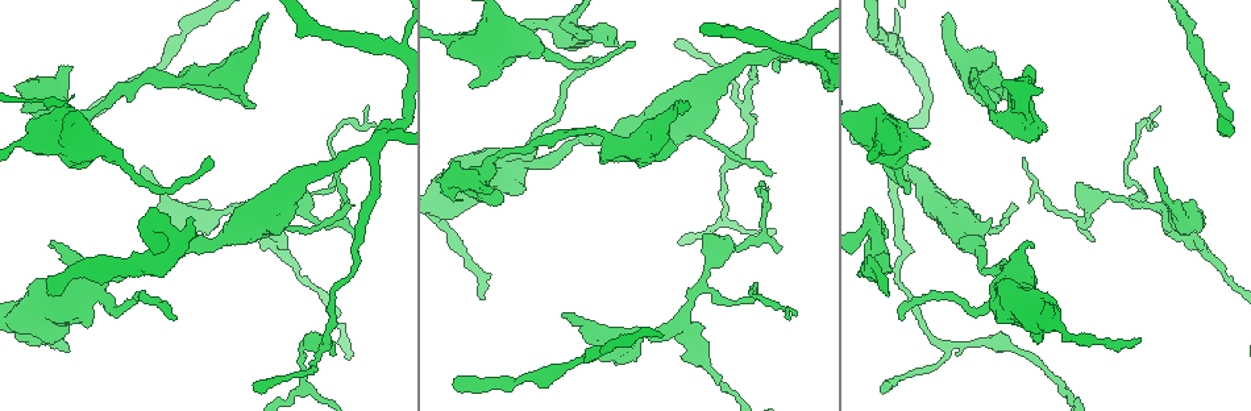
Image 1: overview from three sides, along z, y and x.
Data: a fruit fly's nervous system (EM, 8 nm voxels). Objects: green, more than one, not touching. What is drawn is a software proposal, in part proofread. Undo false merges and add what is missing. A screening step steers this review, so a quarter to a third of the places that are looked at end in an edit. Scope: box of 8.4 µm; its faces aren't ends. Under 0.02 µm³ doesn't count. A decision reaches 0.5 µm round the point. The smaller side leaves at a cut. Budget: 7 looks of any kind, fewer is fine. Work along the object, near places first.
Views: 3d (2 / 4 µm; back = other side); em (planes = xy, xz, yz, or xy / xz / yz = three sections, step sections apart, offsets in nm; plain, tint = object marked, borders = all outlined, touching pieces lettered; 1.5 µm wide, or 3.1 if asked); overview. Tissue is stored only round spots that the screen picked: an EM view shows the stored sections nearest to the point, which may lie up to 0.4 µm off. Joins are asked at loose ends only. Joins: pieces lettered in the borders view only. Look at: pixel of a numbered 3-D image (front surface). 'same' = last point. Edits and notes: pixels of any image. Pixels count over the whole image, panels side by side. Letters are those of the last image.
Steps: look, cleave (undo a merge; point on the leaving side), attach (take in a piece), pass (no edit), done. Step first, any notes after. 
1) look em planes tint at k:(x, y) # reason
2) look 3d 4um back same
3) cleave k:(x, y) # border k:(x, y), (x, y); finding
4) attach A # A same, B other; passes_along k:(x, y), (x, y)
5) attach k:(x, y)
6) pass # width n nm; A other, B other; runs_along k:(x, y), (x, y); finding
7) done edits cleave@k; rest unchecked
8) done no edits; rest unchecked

look em planes tint at 1:(53, 294) # free end

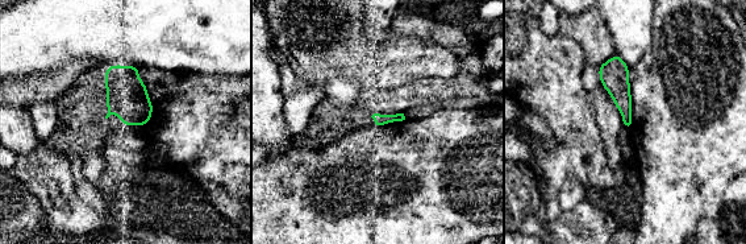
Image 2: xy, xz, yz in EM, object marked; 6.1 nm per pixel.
look em planes borders same

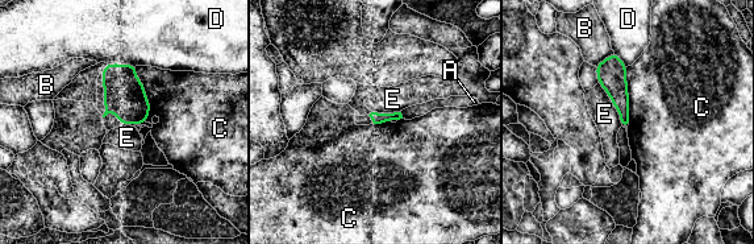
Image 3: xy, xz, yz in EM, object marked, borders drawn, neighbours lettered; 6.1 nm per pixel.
pass # longest_contact C 340 nm; A other, B other, C other, D other, E other; border 3:(598, 83), (609, 98), (623, 123); no lettered piece goes on from it

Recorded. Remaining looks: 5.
look em yz step 8 borders at 1:(616, 39) # an open end

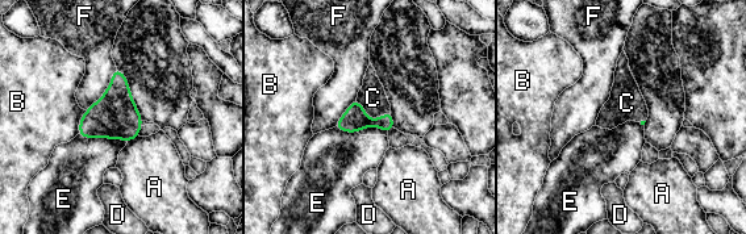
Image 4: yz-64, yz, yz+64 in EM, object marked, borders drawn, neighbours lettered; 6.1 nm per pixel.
look em planes borders same # cut it another way

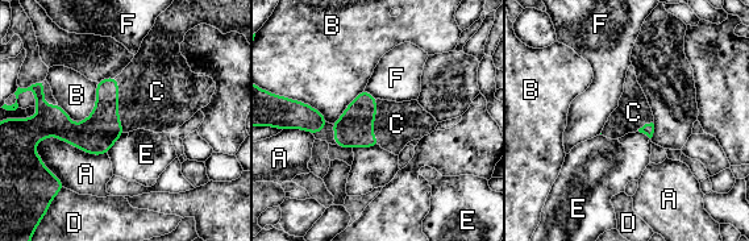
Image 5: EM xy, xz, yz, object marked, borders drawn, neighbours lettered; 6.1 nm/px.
attach C # A other, B other, C same, D other, E other, F other; passes_along 5:(95, 134), (117, 104), (155, 90); it goes on there

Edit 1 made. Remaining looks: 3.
look em planes borders at 1:(142, 167) # free end

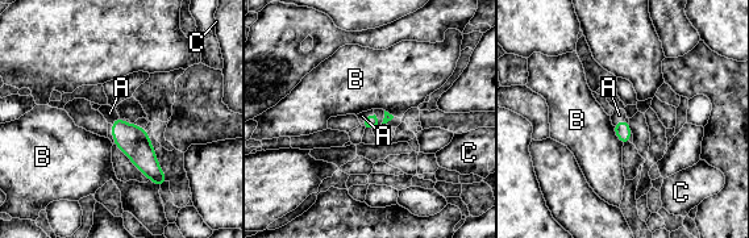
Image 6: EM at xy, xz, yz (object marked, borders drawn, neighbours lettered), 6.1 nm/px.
attach A # width 80 nm; longest_contact B 150 nm; A same, B other, C other; the neuron continues

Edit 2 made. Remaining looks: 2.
done edits attach@5, attach@6; rest unchecked

